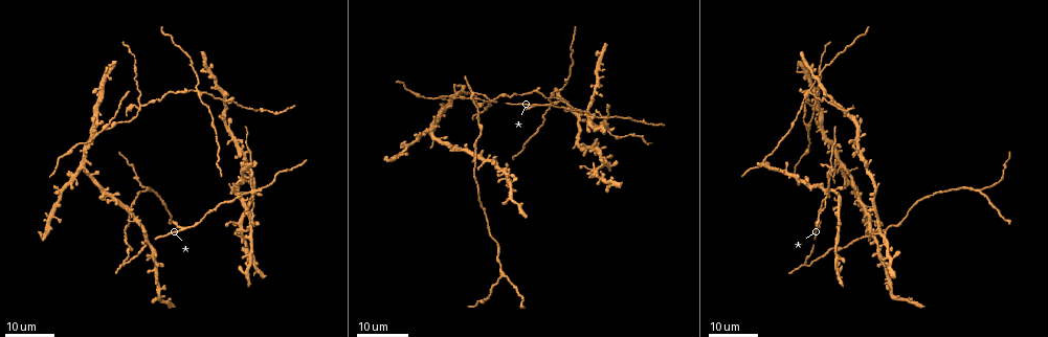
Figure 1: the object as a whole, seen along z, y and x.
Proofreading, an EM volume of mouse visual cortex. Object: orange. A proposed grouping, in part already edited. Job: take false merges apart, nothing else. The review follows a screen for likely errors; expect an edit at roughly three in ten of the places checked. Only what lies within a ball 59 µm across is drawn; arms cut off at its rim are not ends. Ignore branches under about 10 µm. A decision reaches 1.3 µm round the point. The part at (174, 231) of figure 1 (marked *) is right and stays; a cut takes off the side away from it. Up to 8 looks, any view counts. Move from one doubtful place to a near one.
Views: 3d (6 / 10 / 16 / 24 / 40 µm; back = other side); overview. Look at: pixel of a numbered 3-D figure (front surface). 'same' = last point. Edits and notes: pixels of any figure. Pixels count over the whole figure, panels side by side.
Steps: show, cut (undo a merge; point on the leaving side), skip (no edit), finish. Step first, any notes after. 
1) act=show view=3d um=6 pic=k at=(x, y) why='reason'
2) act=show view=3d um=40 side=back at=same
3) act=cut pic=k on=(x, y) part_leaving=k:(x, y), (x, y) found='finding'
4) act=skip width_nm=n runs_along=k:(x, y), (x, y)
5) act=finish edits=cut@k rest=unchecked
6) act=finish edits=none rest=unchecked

act=show view=3d um=16 pic=1 at=(217, 206) why='calibre changes'

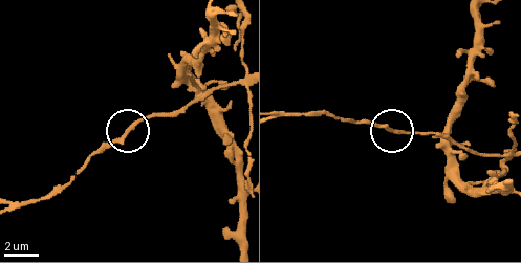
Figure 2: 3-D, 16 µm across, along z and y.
act=show view=3d um=6 pic=2 at=(395, 129)

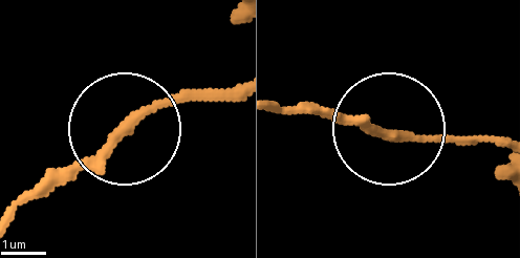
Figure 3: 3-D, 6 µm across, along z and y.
act=skip runs_along=3:(280, 106), (404, 135), (502, 135) found='one cell here'

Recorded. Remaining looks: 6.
act=show view=3d um=24 pic=1 at=(607, 119) why='four-way junction'

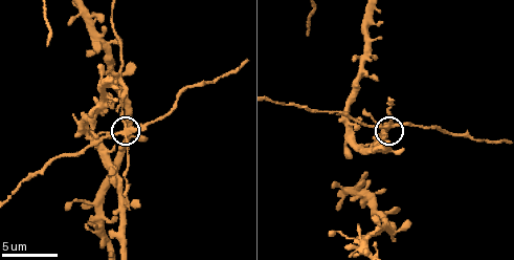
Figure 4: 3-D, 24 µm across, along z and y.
act=show view=3d um=6 pic=4 at=(127, 130)

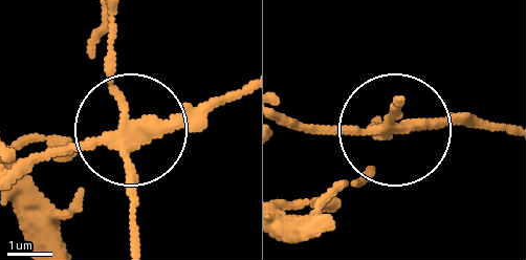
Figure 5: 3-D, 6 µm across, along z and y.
act=show view=3d um=6 side=back pic=5 at=(134, 122)

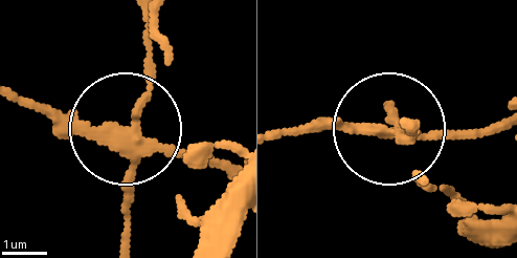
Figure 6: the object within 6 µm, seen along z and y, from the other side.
act=cut pic=6 on=(143, 77) width_nm=250 found='two cells meet here'

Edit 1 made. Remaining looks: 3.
act=show view=3d um=16 pic=1 at=(550, 99) why='a fork'

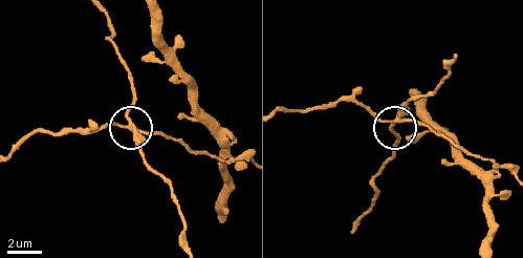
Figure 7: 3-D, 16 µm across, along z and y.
act=show view=3d um=10 pic=7 at=(393, 124) why='closer look'

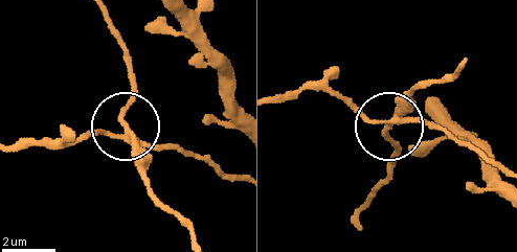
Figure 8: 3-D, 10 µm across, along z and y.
act=show view=3d um=6 pic=8 at=(127, 127)

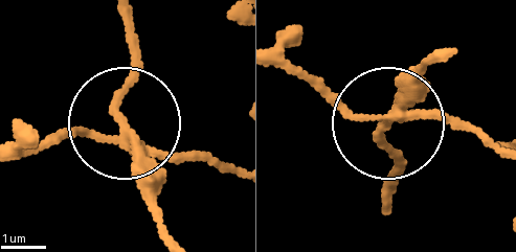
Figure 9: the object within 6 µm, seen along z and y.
act=cut pic=9 on=(69, 136) part_leaving=9:(388, 114), (324, 99), (279, 69) found='a second cell is stuck on'

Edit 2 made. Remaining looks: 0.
act=finish edits=cut@6,cut@9 rest=unchecked

